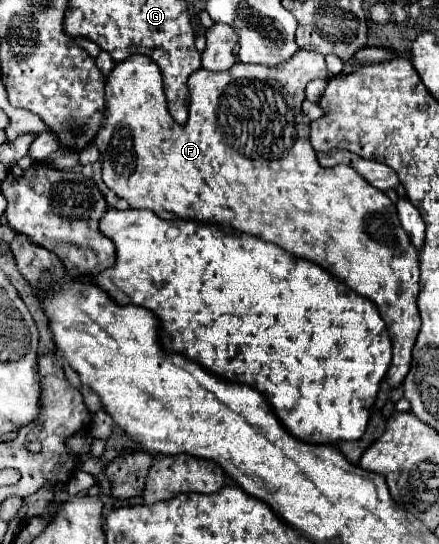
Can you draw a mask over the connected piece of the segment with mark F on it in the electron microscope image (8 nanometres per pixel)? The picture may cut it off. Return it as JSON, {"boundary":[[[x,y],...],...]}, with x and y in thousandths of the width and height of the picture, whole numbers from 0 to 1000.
{"boundary":[[[683,90],[656,116],[642,116],[642,123],[597,123],[597,119],[556,119],[556,116],[542,116],[538,123],[528,123],[519,131],[474,131],[474,127],[456,123],[451,131],[437,134],[437,204],[433,204],[433,215],[428,215],[424,230],[410,230],[383,208],[369,138],[364,138],[364,127],[355,123],[355,116],[346,116],[333,101],[301,101],[273,116],[264,116],[246,138],[246,149],[241,149],[241,175],[246,175],[241,186],[246,189],[237,200],[237,226],[232,226],[232,237],[223,241],[223,248],[214,252],[214,267],[223,270],[223,278],[232,285],[228,289],[232,292],[232,329],[269,362],[287,366],[296,373],[296,381],[305,381],[305,384],[342,384],[360,395],[396,392],[383,399],[405,399],[405,403],[424,399],[424,403],[474,406],[474,410],[497,410],[497,414],[524,414],[542,425],[556,425],[556,428],[592,436],[610,447],[624,447],[624,450],[642,454],[647,461],[670,465],[674,472],[697,472],[697,476],[733,487],[756,506],[779,513],[793,528],[802,528],[811,539],[847,550],[861,561],[870,586],[879,590],[884,616],[893,627],[893,671],[879,686],[879,700],[893,711],[907,711],[934,682],[934,660],[938,660],[934,653],[938,653],[938,638],[948,631],[952,608],[957,608],[957,579],[952,579],[952,564],[948,564],[952,513],[957,513],[952,465],[938,454],[925,425],[916,421],[916,414],[907,406],[902,381],[893,377],[893,369],[884,366],[884,358],[875,351],[847,344],[797,303],[765,303],[756,311],[743,311],[724,300],[720,278],[706,267],[702,215],[688,208],[688,197],[683,197],[692,186],[692,160],[711,145],[743,145],[743,112],[738,112],[738,101],[729,101],[720,94],[692,94],[692,90]]]}

